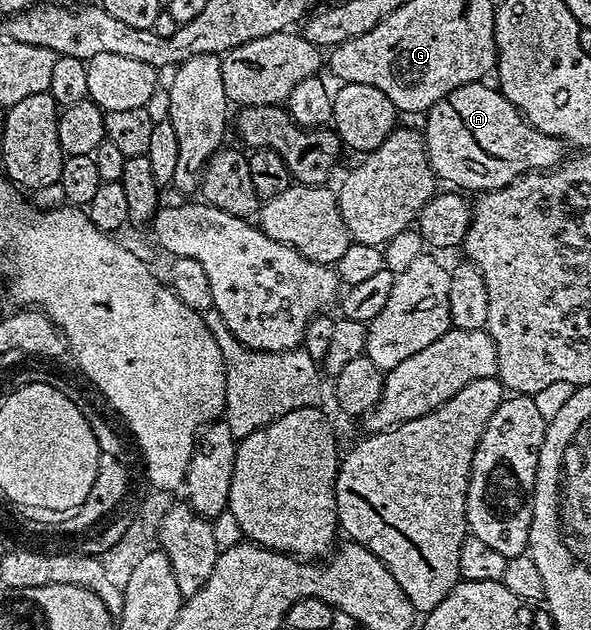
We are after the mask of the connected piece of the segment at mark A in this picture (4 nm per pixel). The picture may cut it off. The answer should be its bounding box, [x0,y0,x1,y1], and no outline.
[421,82,565,192]

